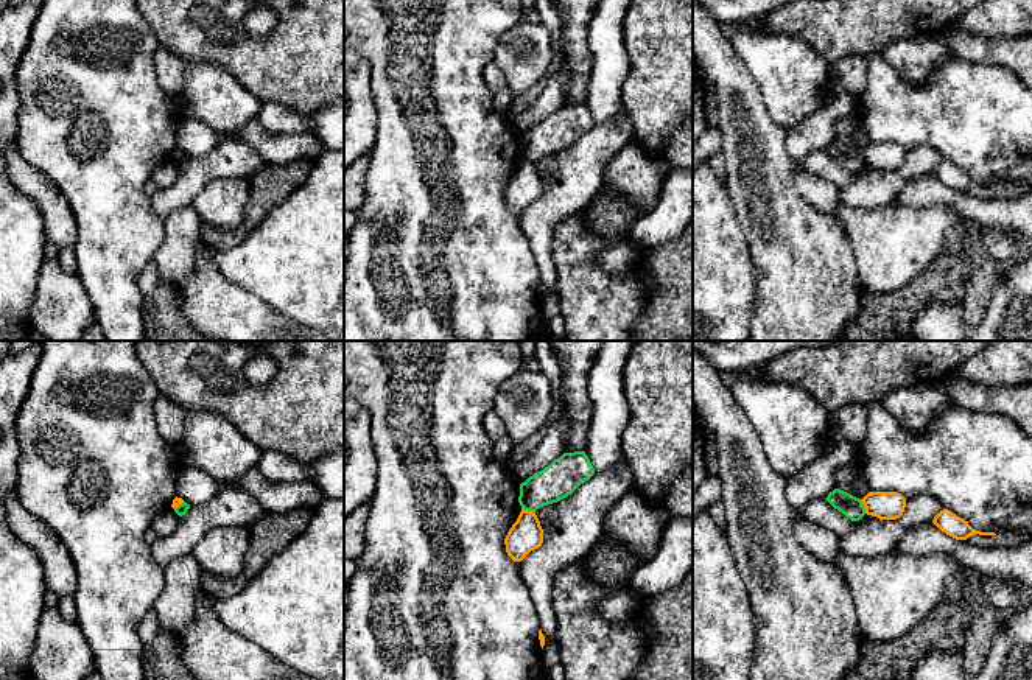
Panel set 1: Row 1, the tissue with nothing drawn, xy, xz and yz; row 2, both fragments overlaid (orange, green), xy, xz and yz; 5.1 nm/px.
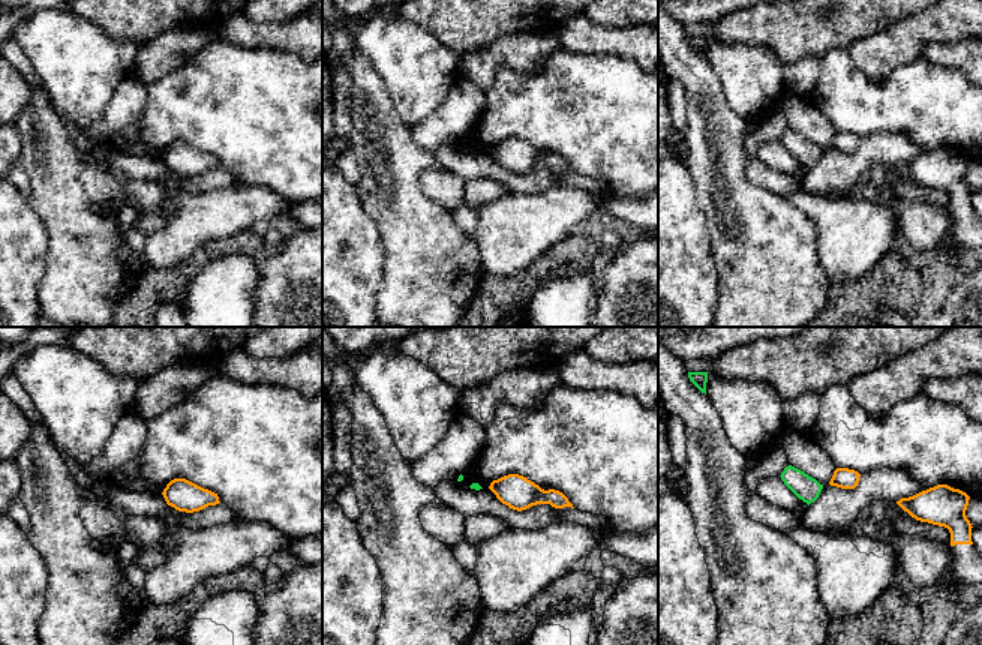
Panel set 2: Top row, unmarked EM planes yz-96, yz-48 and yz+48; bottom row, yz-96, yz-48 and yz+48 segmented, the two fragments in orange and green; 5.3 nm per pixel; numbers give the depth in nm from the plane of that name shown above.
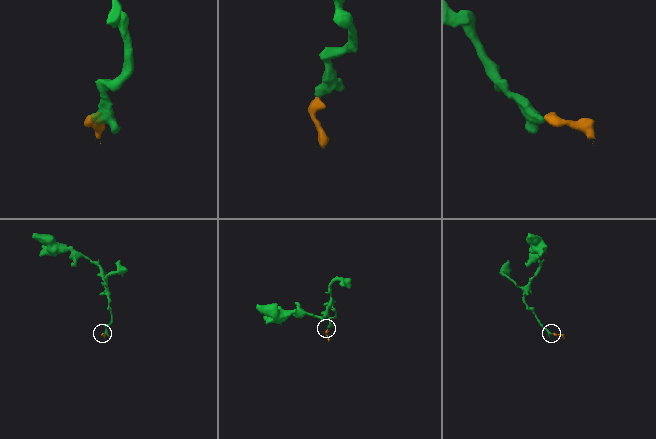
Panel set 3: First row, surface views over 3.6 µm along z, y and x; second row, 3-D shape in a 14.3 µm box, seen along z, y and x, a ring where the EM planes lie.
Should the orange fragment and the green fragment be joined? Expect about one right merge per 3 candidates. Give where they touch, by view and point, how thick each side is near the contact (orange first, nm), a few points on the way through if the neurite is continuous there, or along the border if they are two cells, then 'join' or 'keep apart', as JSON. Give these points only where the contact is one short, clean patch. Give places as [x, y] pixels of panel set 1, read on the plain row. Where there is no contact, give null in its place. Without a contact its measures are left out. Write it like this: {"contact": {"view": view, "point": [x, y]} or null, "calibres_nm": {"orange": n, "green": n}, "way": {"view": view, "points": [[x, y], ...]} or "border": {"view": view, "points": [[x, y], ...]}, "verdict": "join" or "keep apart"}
{"contact": {"view": "xz", "point": [528, 162]}, "calibres_nm": {"orange": 170, "green": 190}, "border": {"view": "xz", "points": [[522, 159], [534, 164]]}, "verdict": "keep apart"}

